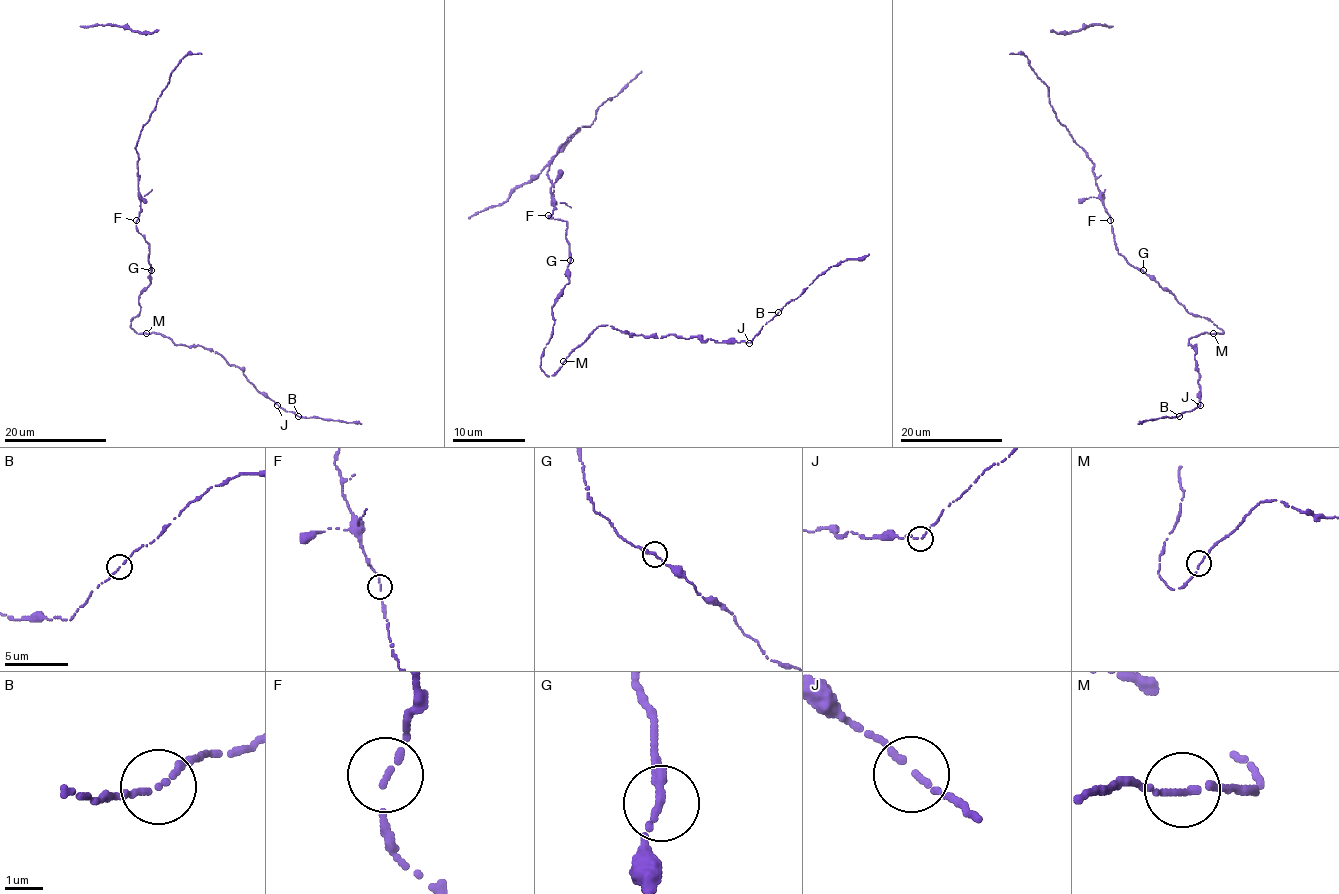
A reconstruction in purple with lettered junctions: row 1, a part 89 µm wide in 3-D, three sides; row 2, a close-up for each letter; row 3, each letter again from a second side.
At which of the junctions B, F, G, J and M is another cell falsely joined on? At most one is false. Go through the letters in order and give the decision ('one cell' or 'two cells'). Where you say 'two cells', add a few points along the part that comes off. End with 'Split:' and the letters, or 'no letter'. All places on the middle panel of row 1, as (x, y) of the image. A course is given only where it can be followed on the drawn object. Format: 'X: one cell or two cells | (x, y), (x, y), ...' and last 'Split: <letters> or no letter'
B: one cell
F: one cell
G: one cell
J: one cell
M: one cell
Split: no letter

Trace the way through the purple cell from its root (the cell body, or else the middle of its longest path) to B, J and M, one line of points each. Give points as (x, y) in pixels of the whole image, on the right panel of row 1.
B: (1143, 272), (1189, 313), (1208, 318), (1223, 332), (1189, 340), (1196, 351), (1200, 405), (1178, 415)
J: (1143, 272), (1189, 313), (1208, 318), (1223, 332), (1189, 340), (1196, 351), (1200, 405)
M: (1143, 272), (1167, 288), (1189, 313), (1208, 318), (1223, 332), (1213, 333)

